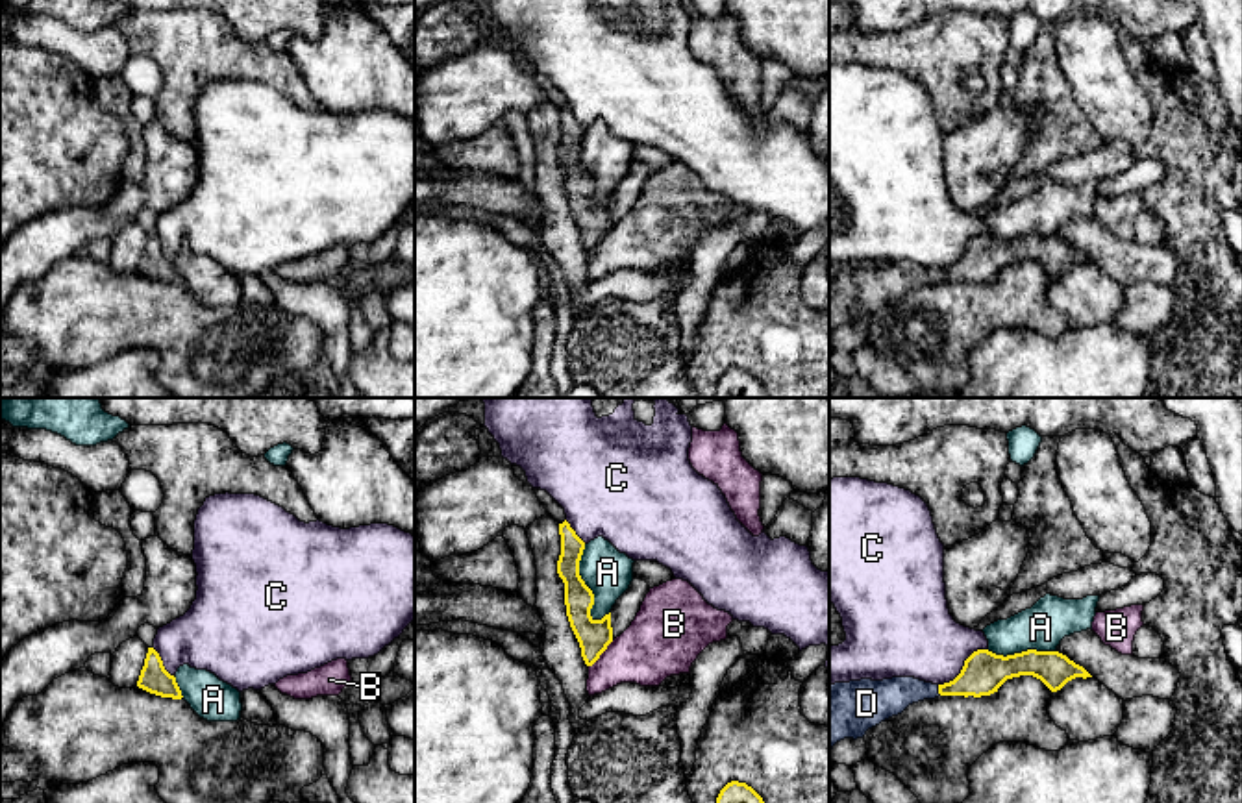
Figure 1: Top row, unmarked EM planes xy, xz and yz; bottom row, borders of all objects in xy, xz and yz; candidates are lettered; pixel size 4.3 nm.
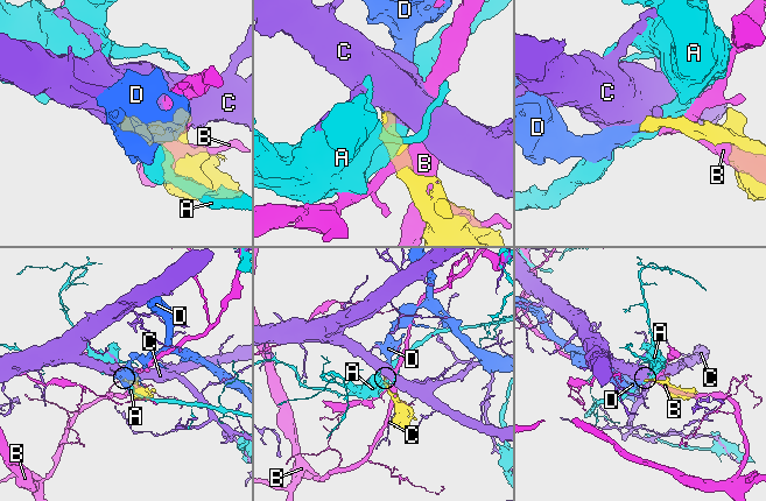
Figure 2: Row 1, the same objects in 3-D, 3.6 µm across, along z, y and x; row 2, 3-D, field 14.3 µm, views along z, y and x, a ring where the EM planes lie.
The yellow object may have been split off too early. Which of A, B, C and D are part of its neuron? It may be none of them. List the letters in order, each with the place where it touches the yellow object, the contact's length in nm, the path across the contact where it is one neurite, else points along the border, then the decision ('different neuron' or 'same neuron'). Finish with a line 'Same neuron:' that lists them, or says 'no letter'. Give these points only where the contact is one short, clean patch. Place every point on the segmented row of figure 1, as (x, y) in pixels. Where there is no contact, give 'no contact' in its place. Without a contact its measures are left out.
A: xz (585, 585) | 340 nm | different neuron
B: xz (602, 652) | 160 nm | different neuron
C: yz (963, 667) | 280 nm | along yz (987, 648), (978, 648), (952, 679), (939, 685) | different neuron
D: yz (939, 691) | 50 nm | across yz (983, 672), (972, 681), (939, 691), (902, 691), (887, 698) | same neuron
Same neuron: D

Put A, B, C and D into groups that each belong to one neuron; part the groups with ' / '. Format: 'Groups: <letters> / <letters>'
Groups: A / B / C / D

